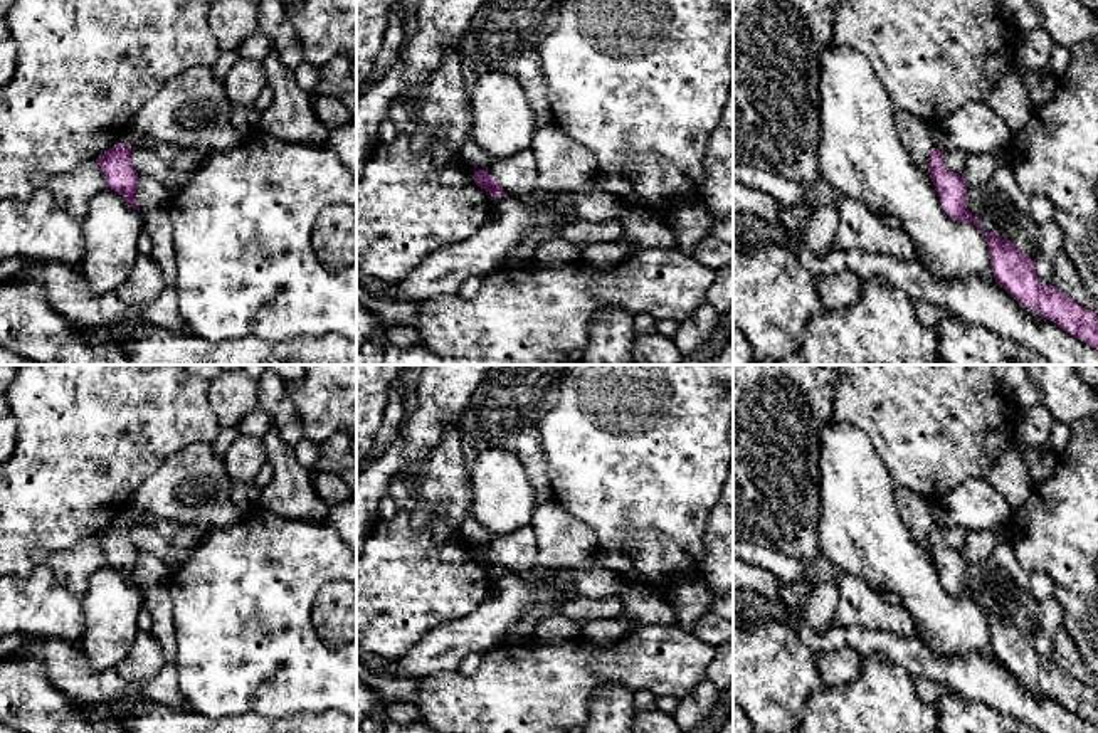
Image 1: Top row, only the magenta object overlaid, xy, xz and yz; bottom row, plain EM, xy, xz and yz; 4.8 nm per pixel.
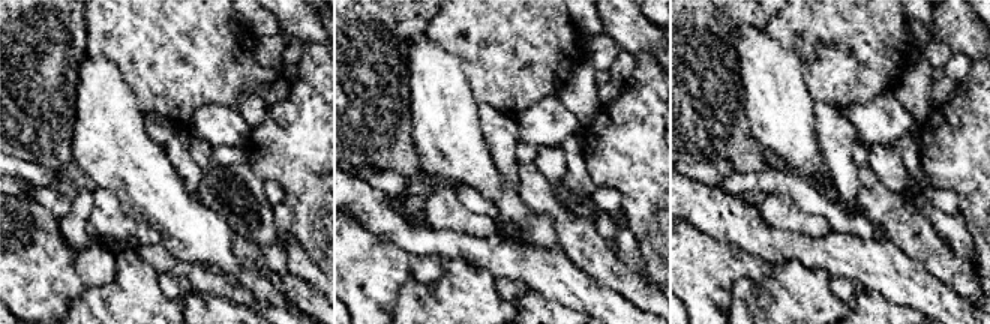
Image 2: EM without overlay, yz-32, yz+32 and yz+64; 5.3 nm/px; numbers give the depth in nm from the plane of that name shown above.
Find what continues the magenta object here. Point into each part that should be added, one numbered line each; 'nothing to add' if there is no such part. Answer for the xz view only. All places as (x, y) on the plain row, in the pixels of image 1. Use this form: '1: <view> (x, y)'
nothing to add

